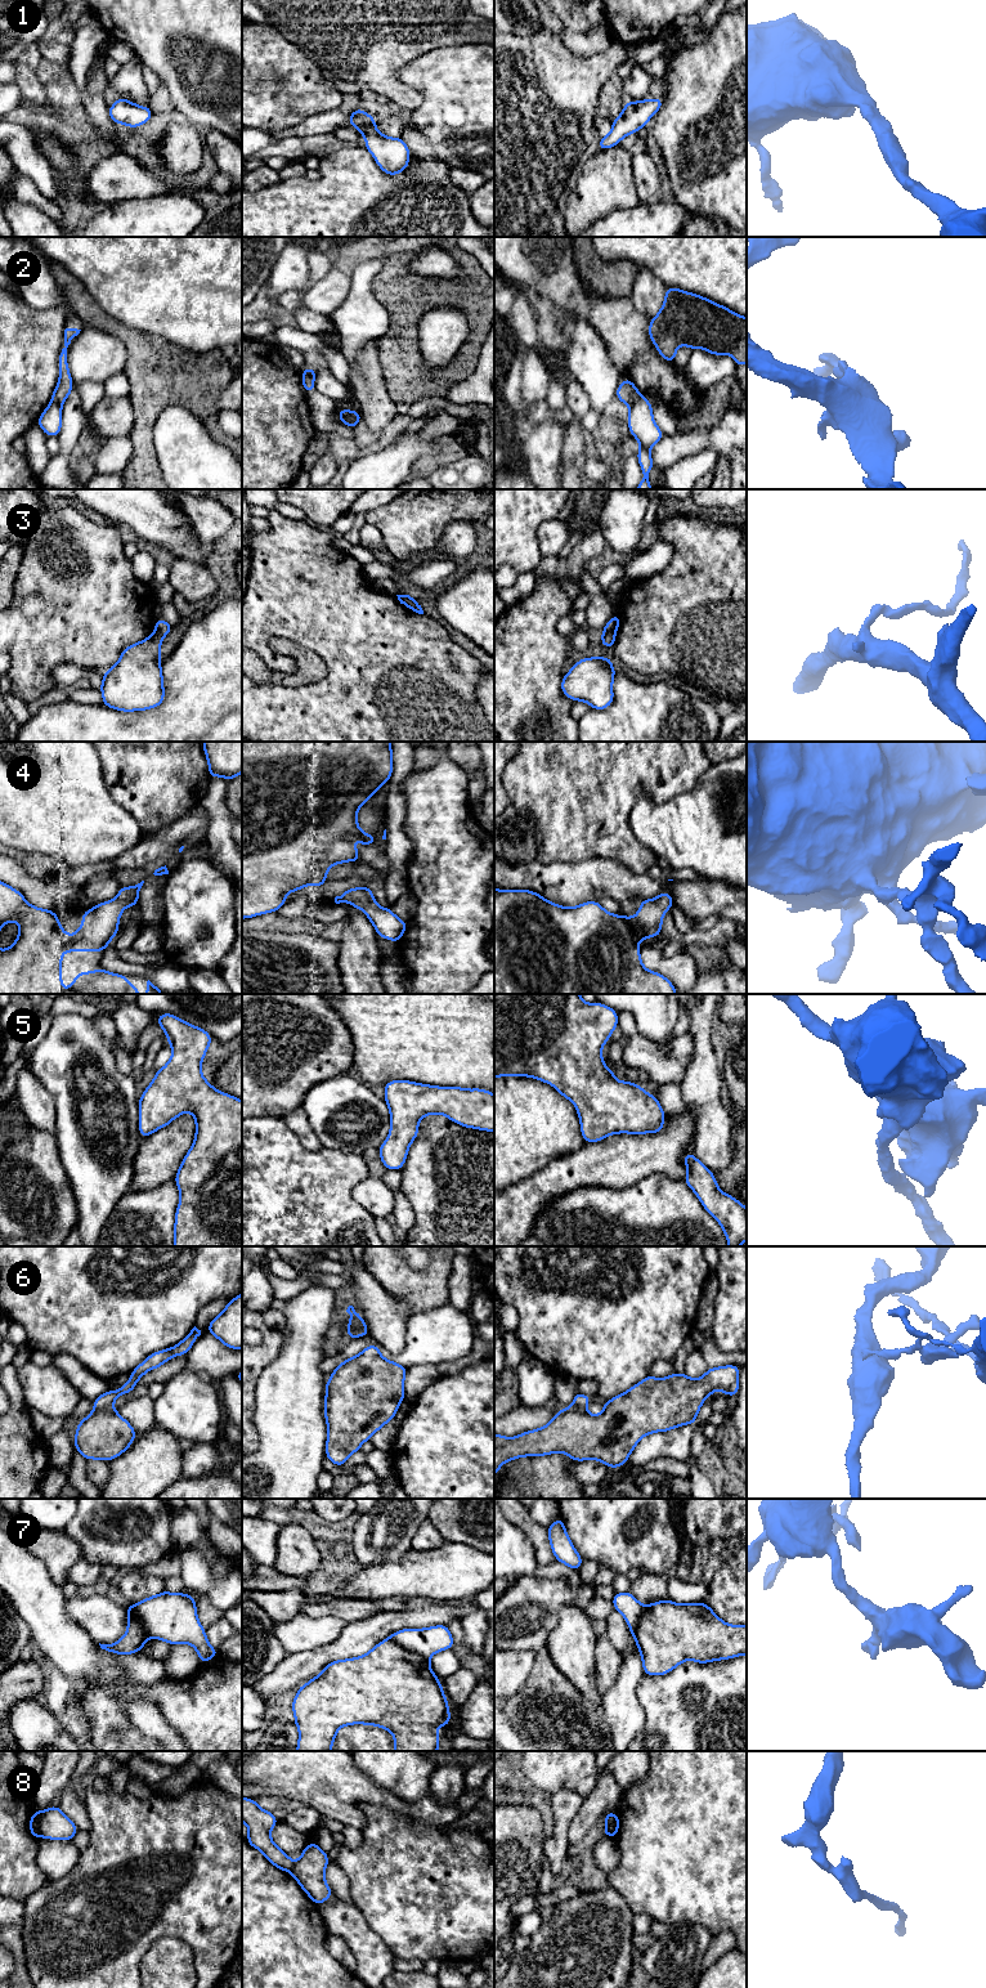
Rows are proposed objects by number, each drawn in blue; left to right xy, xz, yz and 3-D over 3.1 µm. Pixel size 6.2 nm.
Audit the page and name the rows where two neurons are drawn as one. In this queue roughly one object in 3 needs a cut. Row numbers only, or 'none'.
2, 3, 6, 7, 8

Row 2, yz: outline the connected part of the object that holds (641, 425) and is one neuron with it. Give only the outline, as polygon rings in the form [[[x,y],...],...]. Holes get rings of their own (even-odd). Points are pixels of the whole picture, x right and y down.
[[[641,397],[629,407],[627,424],[629,433],[640,443],[640,451],[636,456],[644,478],[636,489],[653,489],[649,482],[649,473],[654,467],[650,448],[658,443],[664,434],[653,420],[653,406],[646,397]]]

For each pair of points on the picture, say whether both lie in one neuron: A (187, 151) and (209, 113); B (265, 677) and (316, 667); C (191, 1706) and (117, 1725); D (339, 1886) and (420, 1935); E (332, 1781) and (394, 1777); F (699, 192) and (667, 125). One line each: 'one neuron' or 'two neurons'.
A: two neurons
B: one neuron
C: one neuron
D: two neurons
E: two neurons
F: one neuron

